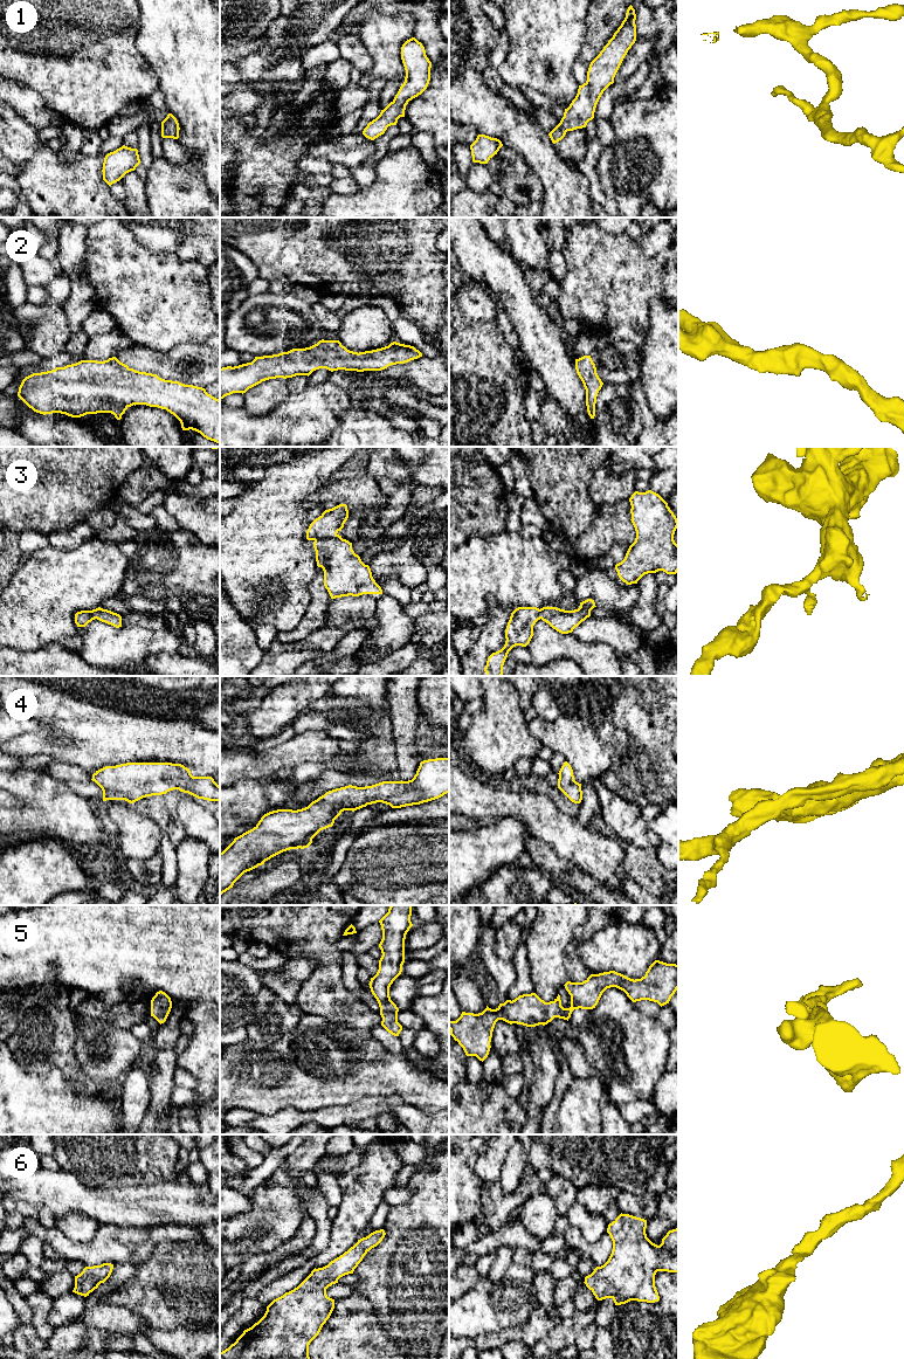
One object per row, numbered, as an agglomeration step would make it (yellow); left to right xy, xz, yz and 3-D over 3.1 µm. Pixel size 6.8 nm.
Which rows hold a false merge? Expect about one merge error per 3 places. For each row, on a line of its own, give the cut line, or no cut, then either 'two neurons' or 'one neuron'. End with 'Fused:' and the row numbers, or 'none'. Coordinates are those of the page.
1: no cut | one neuron
2: no cut | one neuron
3: no cut | one neuron
4: no cut | one neuron
5: no cut | one neuron
6: no cut | one neuron
Fused: none

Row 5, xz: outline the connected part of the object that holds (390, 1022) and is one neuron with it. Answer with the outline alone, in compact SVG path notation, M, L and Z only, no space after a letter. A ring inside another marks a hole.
M391 905L388 912L379 920L382 930L379 947L382 956L379 970L368 984L380 1007L381 1026L394 1036L399 1036L402 1026L398 1022L399 1008L391 1000L389 987L402 972L405 939L413 926L410 916L412 905Z

